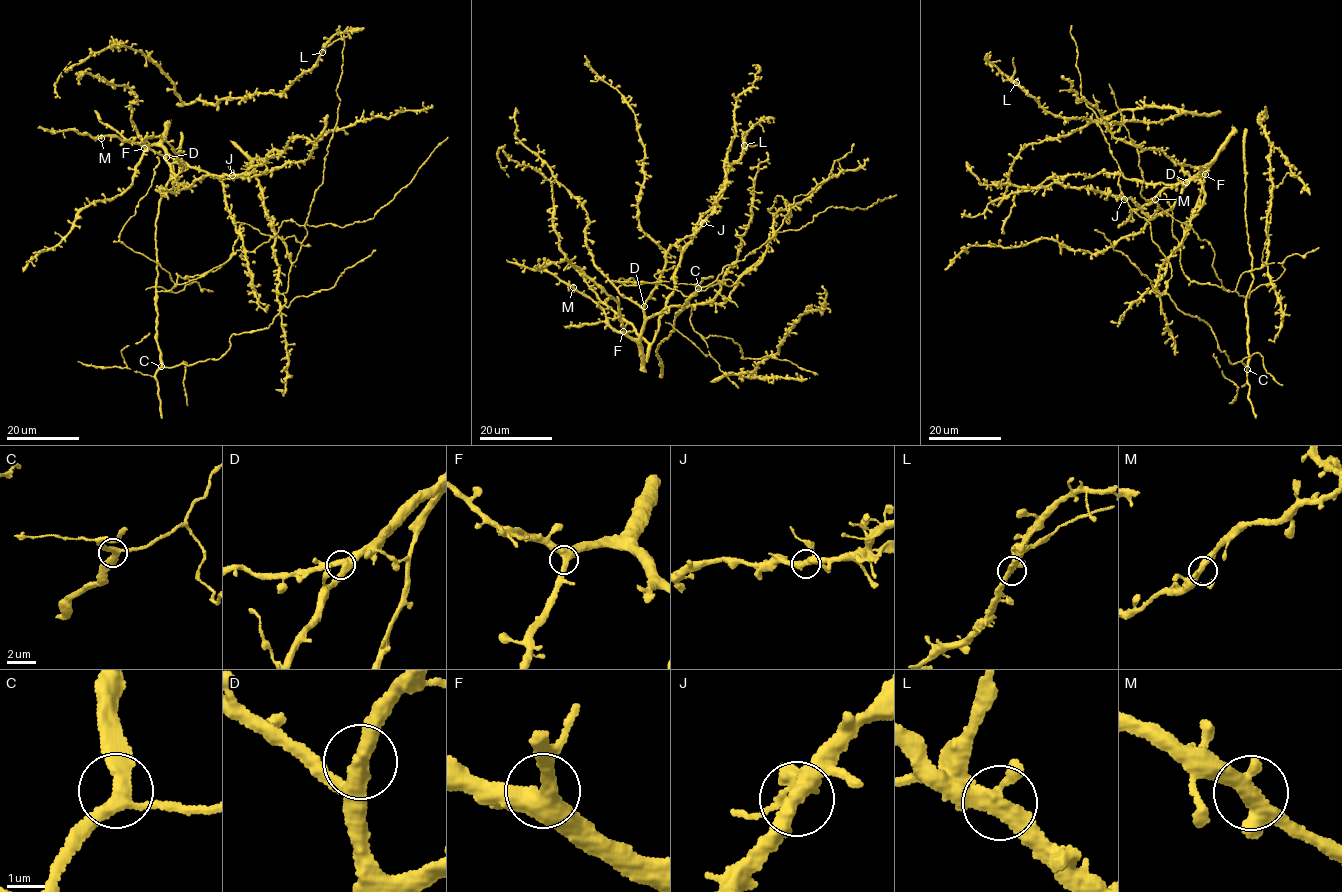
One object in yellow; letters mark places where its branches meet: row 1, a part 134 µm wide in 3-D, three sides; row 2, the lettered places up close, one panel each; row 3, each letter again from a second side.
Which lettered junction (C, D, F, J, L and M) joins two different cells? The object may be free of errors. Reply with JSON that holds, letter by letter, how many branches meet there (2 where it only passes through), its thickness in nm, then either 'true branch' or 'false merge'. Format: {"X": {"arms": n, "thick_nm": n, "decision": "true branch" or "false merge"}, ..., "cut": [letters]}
{"C": {"arms": 3, "thick_nm": 320, "decision": "true branch"}, "D": {"arms": 3, "thick_nm": 360, "decision": "true branch"}, "F": {"arms": 3, "thick_nm": 400, "decision": "true branch"}, "J": {"arms": 3, "thick_nm": 360, "decision": "true branch"}, "L": {"arms": 3, "thick_nm": 340, "decision": "false merge"}, "M": {"arms": 3, "thick_nm": 360, "decision": "true branch"}, "cut": ["L"]}

